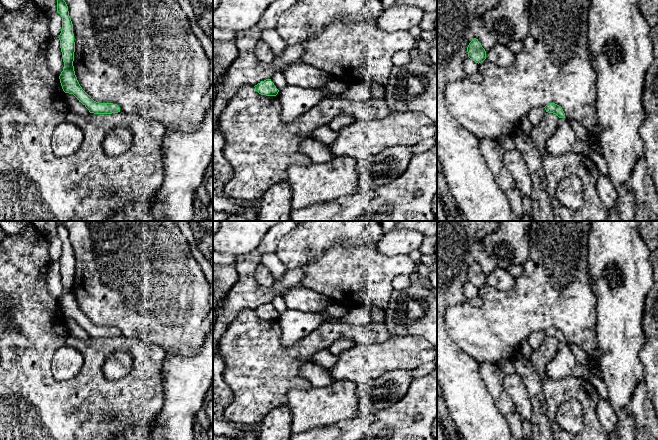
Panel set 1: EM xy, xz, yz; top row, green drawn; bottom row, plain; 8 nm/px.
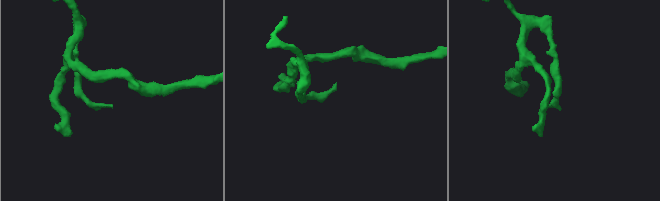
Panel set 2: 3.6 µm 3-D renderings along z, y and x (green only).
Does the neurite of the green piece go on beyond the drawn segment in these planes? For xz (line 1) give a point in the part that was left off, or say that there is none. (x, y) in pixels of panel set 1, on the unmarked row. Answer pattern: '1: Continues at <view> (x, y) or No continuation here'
1: No continuation here

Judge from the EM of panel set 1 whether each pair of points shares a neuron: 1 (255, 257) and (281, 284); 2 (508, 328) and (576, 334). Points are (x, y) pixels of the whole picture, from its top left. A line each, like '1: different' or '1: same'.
1: different
2: same

